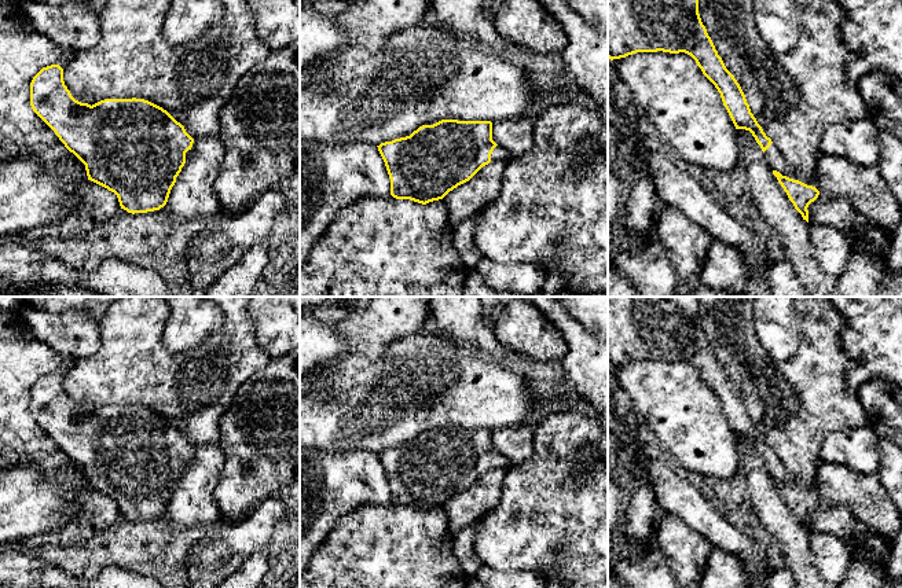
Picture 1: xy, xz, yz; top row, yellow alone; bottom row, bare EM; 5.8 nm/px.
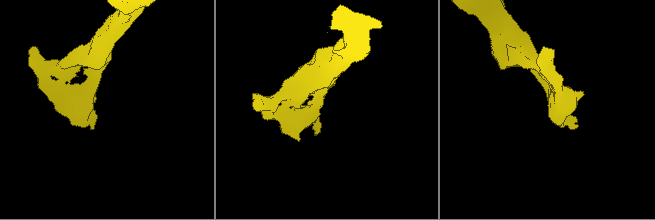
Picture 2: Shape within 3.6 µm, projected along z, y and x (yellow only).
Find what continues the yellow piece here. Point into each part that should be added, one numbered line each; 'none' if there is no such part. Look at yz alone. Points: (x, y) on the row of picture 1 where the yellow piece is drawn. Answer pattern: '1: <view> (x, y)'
1: yz (842, 179)

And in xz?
1: xz (499, 153)

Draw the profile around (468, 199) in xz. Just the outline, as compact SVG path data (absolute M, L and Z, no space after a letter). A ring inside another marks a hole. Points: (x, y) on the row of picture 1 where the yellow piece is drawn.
M491 161L469 181L458 185L443 198L448 207L450 223L454 227L477 216L499 198L506 165L507 161Z

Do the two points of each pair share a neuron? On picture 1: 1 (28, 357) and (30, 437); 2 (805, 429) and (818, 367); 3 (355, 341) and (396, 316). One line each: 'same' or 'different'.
1: same
2: same
3: same

